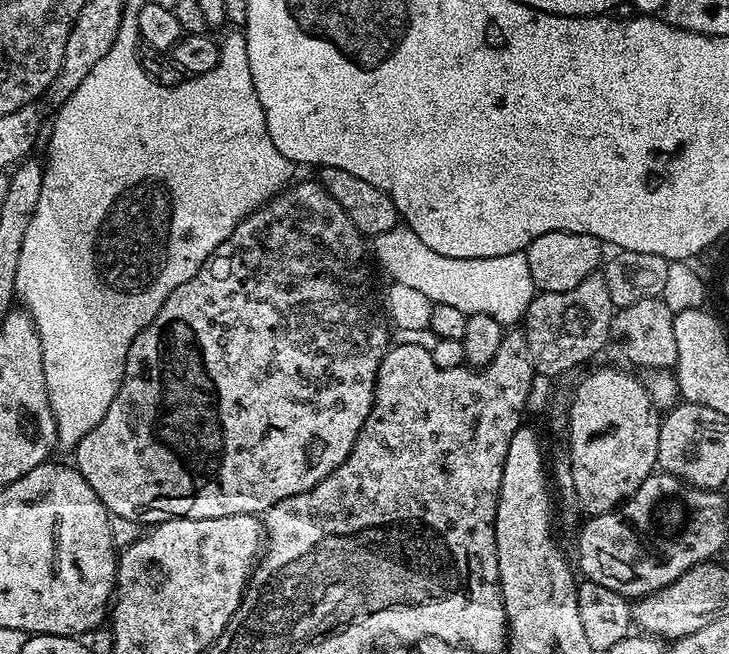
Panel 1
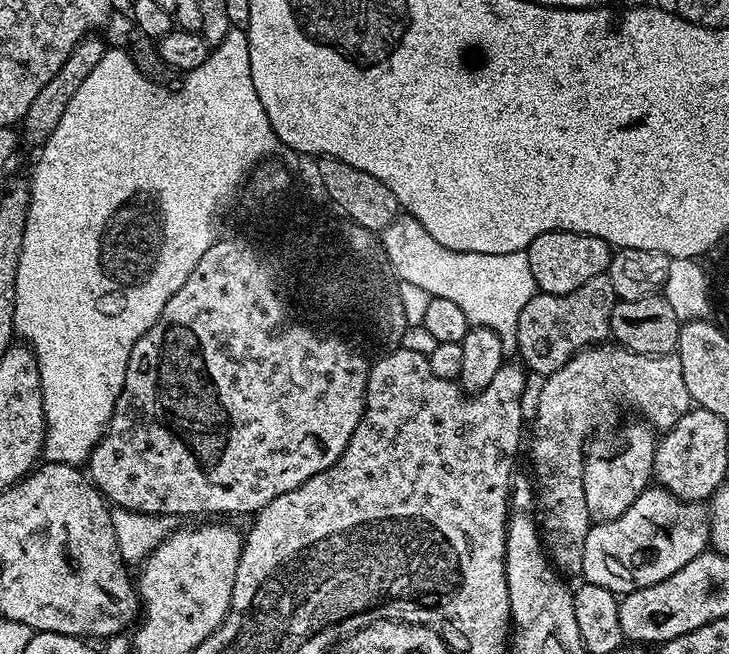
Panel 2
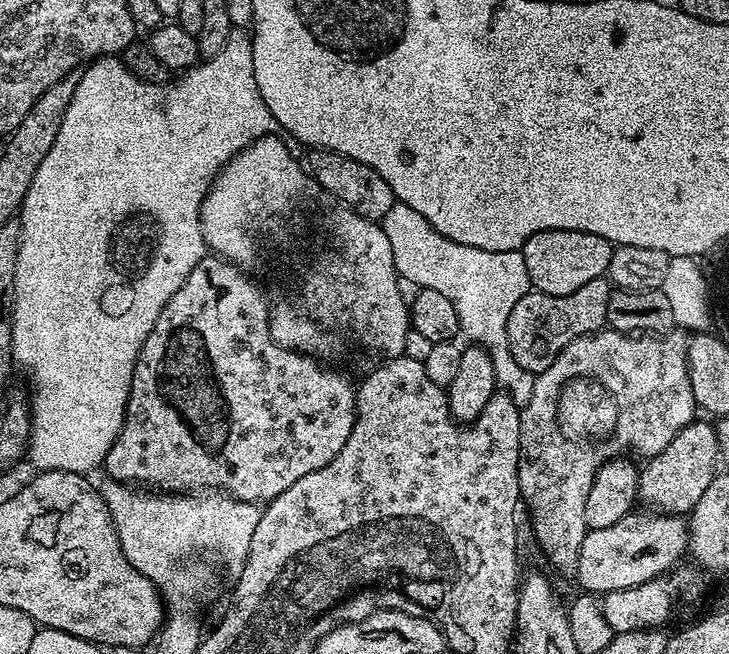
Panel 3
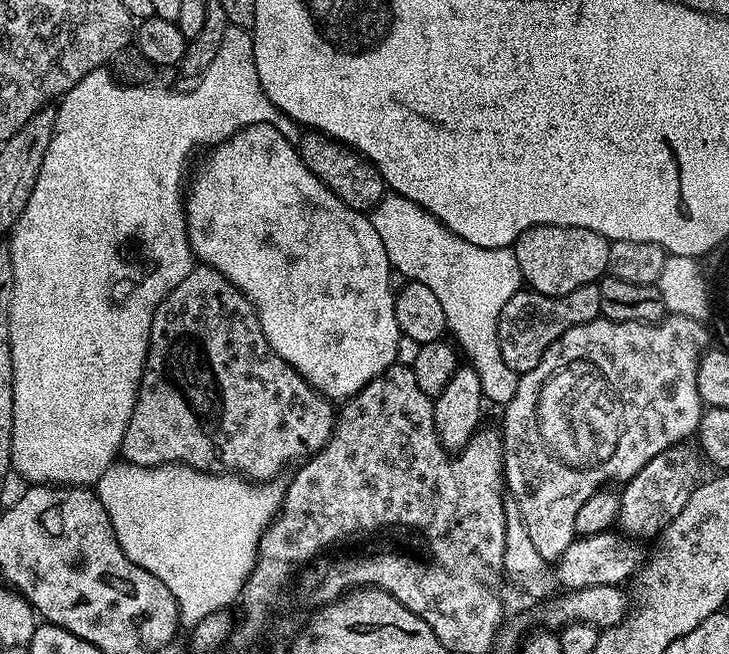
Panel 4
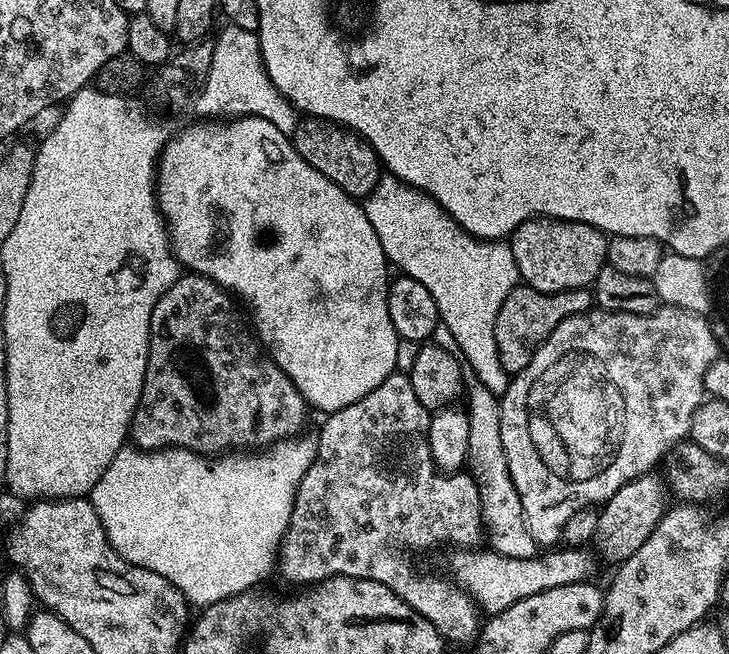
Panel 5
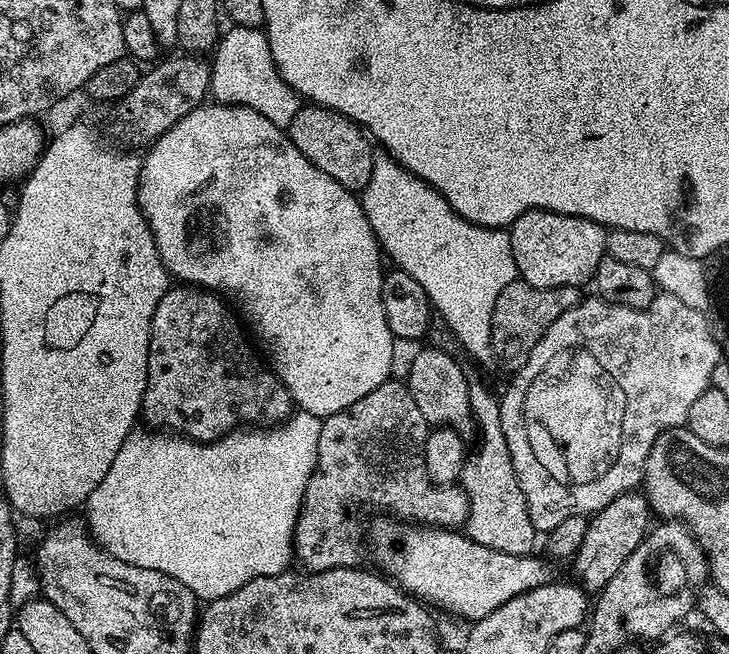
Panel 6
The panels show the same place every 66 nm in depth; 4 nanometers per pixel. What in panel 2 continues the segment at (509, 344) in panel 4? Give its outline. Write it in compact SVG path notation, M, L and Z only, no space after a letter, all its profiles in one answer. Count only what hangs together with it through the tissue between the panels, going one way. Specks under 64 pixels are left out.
M606 274L590 278L590 282L582 282L582 286L578 286L578 290L570 290L570 294L537 291L530 302L526 302L522 314L518 314L514 341L520 347L519 359L528 368L541 372L541 377L547 378L550 373L566 366L576 353L609 339L612 330L610 314L616 302L614 286L610 286L610 278Z

